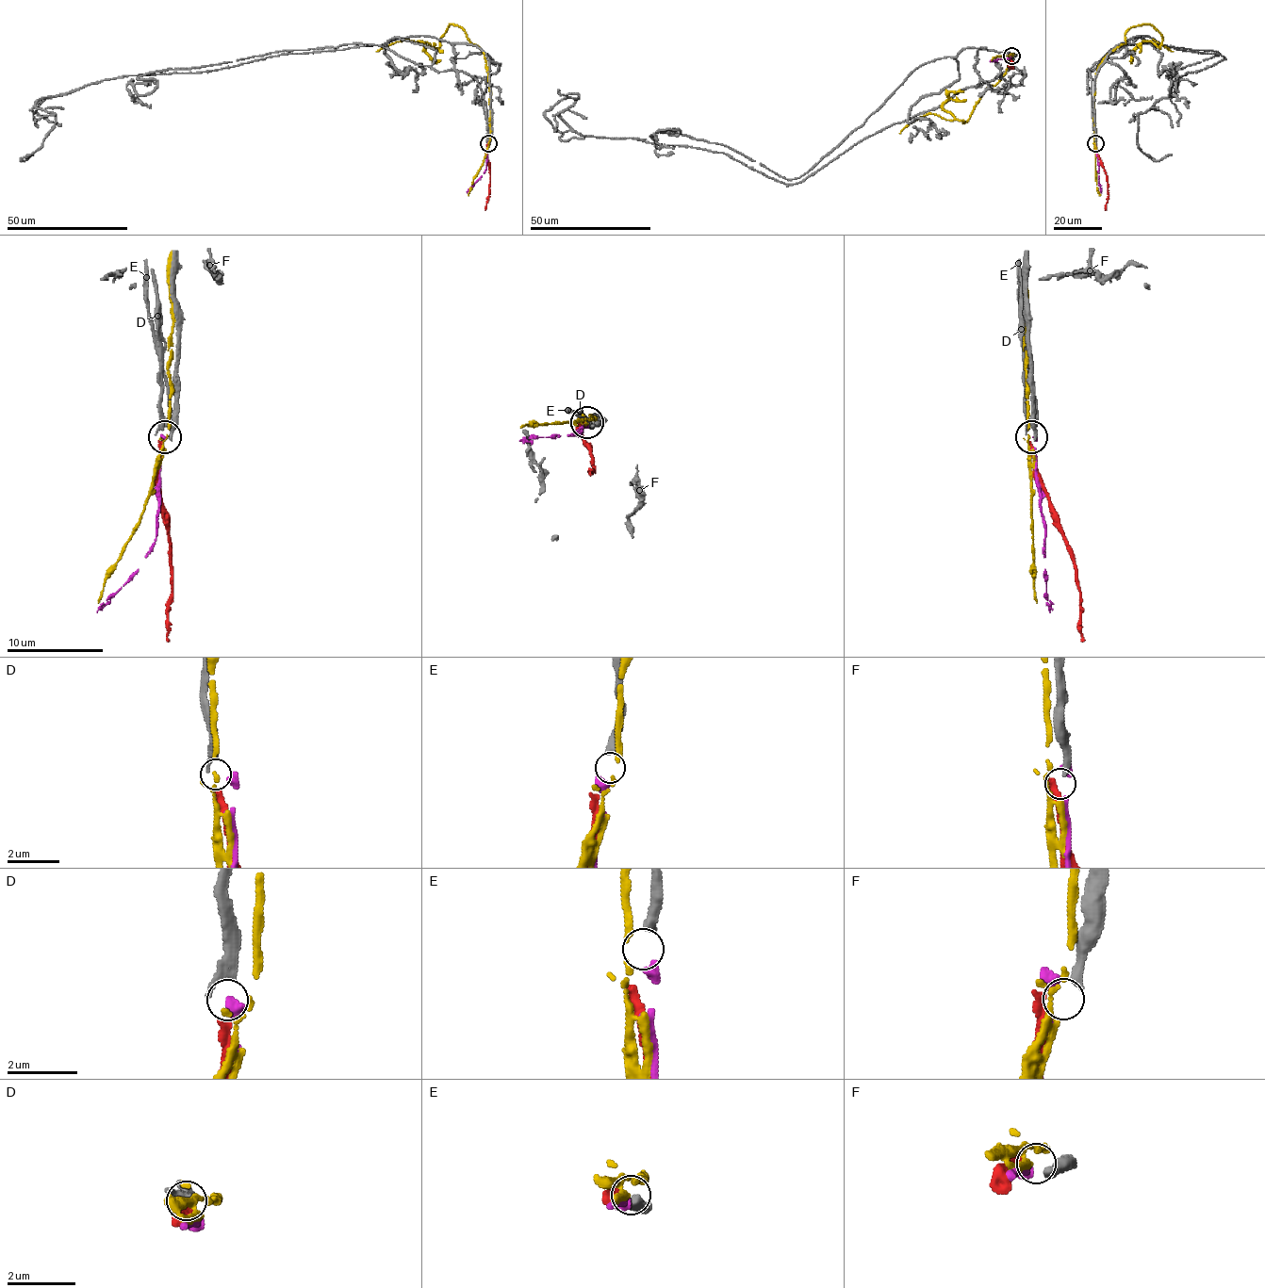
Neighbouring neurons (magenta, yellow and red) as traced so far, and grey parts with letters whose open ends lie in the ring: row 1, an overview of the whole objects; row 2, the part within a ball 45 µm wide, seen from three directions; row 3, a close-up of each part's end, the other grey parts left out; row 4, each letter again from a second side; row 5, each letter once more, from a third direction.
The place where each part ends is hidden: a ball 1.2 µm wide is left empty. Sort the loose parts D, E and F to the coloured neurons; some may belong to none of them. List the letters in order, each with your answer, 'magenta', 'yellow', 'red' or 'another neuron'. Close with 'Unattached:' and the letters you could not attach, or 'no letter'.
D: red
E: magenta
F: another neuron
Unattached: F

